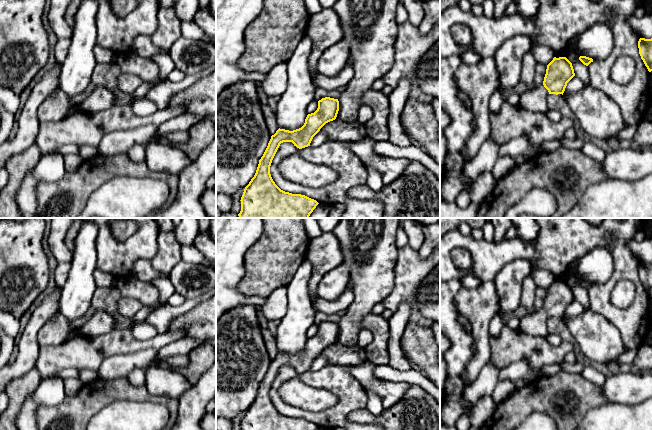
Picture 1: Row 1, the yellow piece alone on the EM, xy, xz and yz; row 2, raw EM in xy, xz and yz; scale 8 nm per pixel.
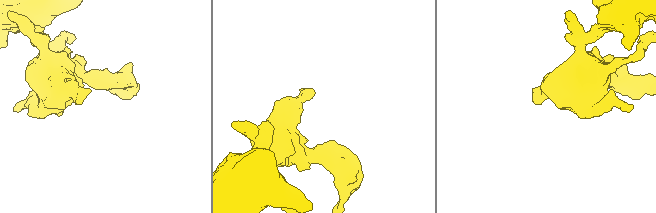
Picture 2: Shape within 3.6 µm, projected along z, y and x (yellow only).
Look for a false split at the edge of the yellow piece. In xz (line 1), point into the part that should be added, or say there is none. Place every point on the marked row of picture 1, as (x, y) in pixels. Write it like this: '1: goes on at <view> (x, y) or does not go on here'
1: does not go on here

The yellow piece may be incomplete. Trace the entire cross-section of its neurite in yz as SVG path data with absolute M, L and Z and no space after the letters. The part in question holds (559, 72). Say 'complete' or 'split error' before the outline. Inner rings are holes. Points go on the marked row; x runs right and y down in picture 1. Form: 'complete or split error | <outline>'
split error | M554 57L553 60L547 65L544 81L541 85L534 89L519 95L519 105L532 112L545 112L548 111L547 96L549 94L562 94L565 91L567 83L575 76L572 63L566 57Z

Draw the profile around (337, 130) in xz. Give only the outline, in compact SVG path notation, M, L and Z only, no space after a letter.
M335 119L326 123L319 132L325 133L327 135L327 140L354 143L364 143L369 140L365 125L358 121L343 122Z

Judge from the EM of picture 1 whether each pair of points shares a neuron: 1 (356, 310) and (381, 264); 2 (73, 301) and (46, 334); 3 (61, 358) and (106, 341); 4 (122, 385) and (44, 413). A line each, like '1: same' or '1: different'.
1: same
2: different
3: same
4: same

